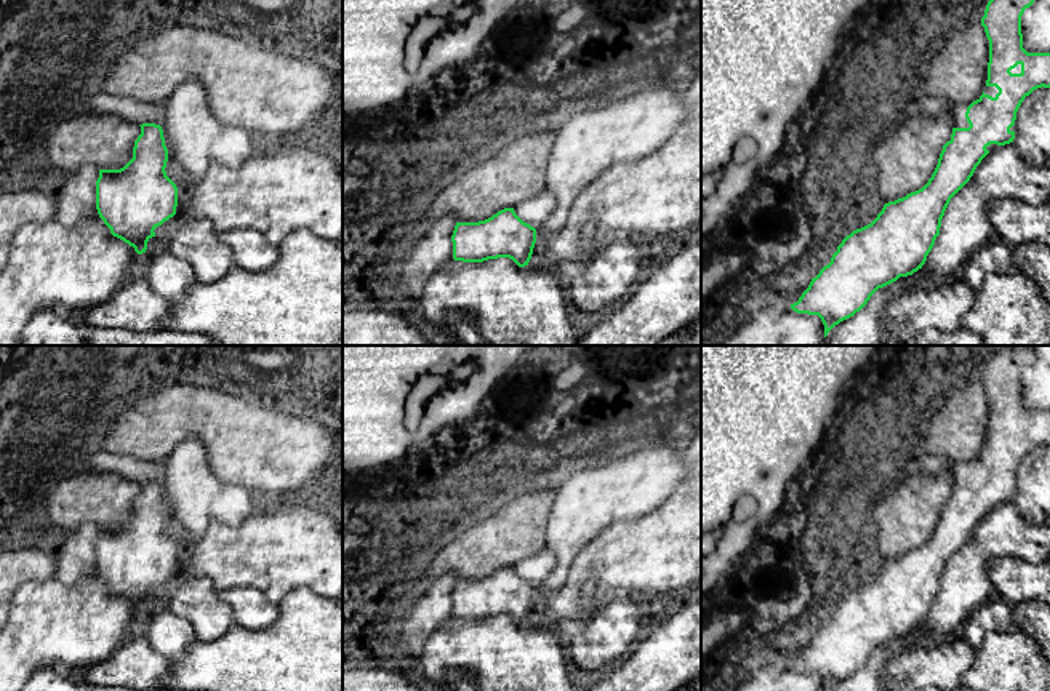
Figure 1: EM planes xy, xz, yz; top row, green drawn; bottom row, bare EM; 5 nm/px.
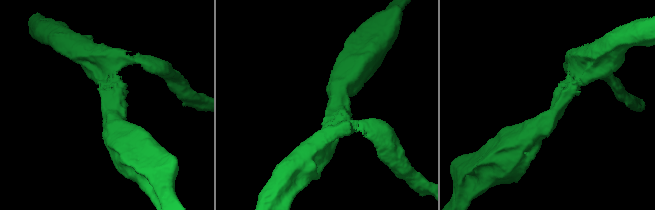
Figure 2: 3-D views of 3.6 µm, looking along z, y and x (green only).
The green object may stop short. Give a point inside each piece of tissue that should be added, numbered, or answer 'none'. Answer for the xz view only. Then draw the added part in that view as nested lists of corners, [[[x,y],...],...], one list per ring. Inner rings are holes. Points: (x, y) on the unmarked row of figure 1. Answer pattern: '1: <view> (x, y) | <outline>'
none

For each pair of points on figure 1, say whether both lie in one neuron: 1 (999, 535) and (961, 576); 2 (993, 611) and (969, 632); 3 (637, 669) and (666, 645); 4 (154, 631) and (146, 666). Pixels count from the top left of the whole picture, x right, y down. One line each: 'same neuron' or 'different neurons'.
1: same neuron
2: same neuron
3: same neuron
4: different neurons

